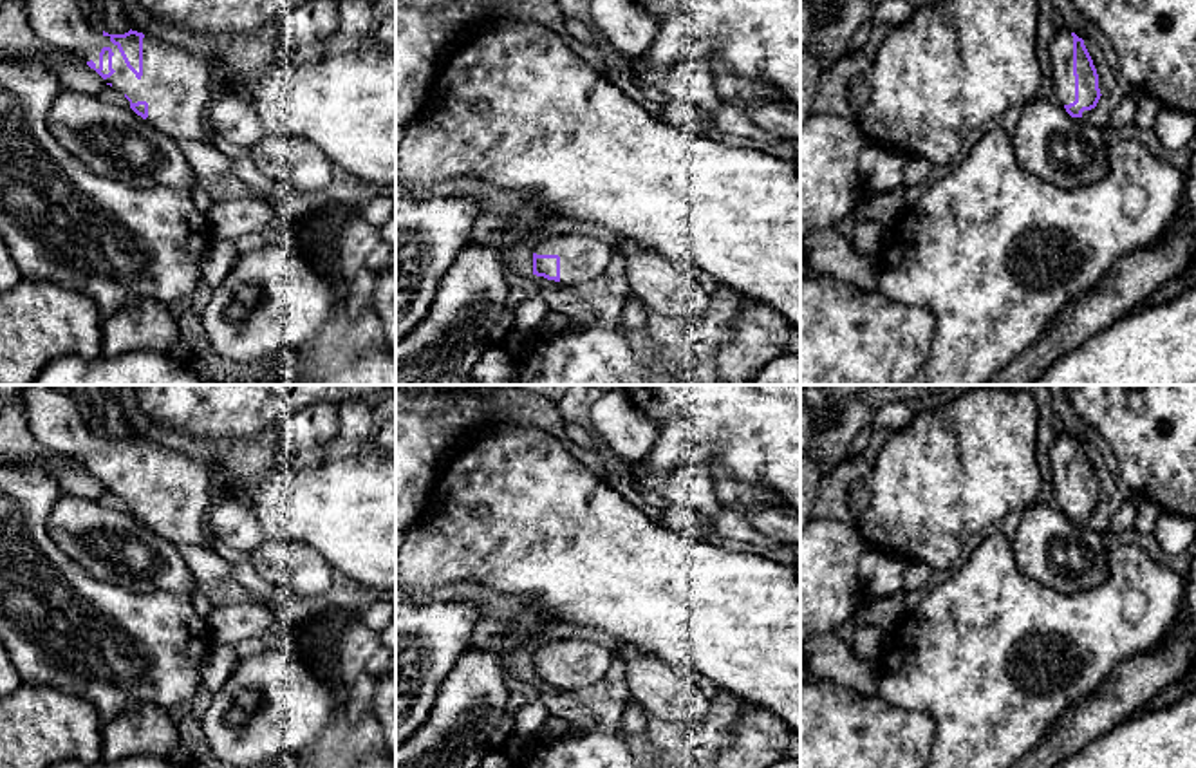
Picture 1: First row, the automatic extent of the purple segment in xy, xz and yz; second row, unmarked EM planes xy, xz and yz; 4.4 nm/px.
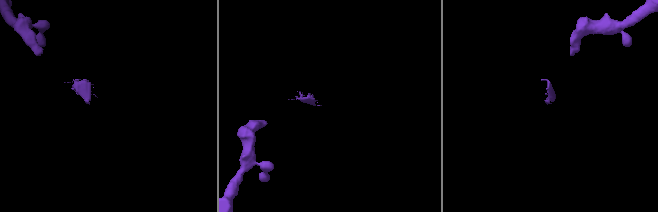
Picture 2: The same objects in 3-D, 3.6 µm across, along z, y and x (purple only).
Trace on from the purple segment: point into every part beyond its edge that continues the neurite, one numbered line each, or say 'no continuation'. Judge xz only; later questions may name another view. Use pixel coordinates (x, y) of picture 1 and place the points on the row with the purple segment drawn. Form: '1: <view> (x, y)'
1: xz (582, 257)

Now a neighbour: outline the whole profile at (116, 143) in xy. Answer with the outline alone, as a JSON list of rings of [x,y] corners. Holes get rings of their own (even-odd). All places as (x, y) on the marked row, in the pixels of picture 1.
[[[63,89],[47,123],[54,139],[94,175],[134,188],[195,184],[179,143],[130,107]]]

